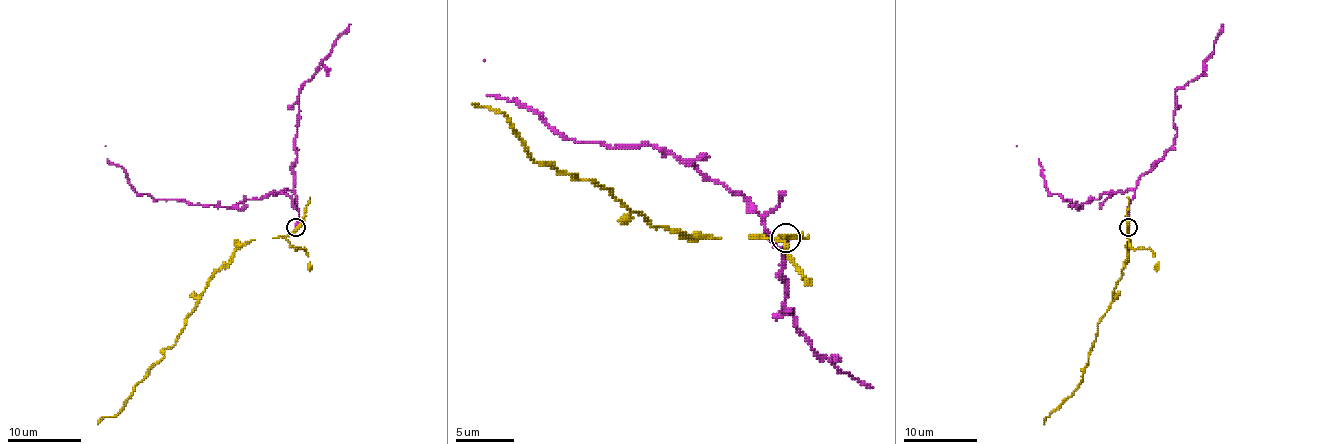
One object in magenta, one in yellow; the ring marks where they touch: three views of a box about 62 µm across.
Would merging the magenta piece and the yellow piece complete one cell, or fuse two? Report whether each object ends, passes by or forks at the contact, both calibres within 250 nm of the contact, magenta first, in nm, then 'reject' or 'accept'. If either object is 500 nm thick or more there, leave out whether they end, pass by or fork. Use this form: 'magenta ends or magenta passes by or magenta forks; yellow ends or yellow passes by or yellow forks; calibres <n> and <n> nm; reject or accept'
magenta ends; yellow passes by; calibres 260 and 170 nm; reject

